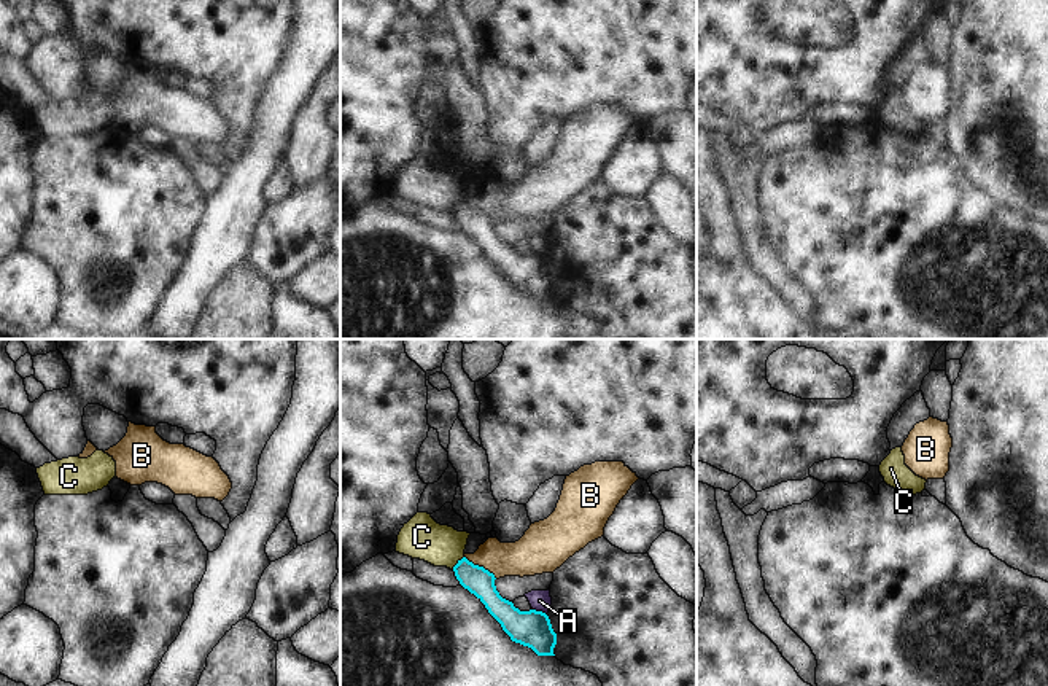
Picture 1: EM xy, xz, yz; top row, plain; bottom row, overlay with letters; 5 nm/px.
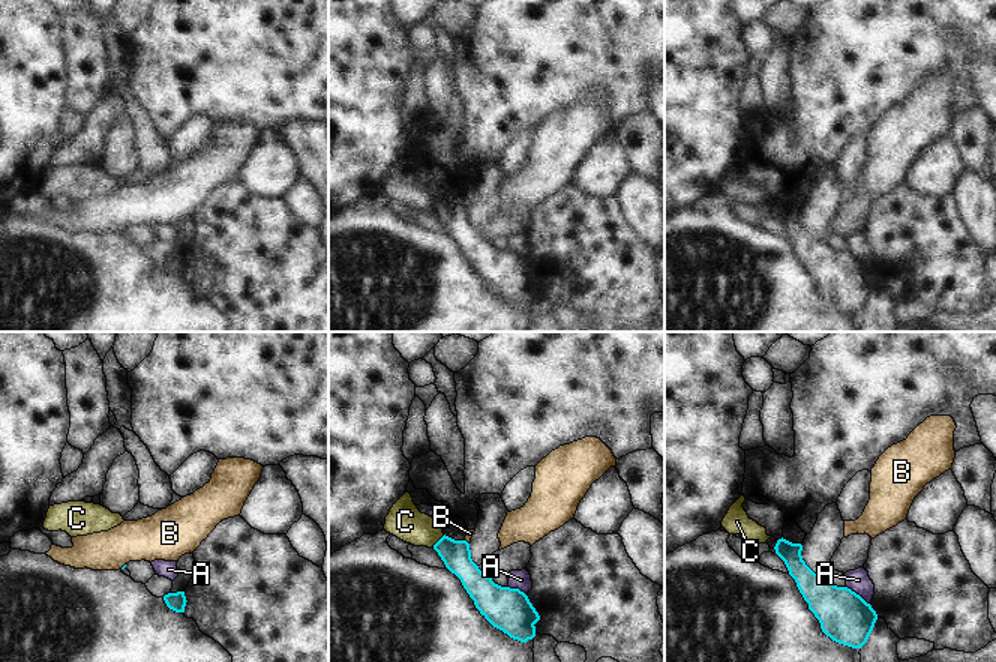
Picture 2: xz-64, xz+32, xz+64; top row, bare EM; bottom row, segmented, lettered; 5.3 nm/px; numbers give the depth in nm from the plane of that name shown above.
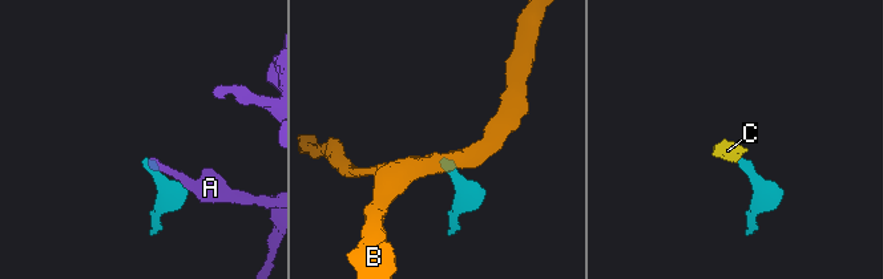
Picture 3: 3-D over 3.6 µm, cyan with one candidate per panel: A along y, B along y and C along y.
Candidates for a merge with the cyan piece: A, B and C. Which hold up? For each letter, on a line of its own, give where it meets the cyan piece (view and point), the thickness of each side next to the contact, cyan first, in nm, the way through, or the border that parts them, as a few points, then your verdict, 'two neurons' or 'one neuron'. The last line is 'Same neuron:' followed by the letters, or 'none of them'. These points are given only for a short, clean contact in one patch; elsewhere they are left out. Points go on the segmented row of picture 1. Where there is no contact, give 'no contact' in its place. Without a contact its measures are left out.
A: xz (539, 611) | 190/110 nm | along xz (533, 608), (546, 615) | two neurons
B: xz (481, 567) | 140/200 nm | along xz (465, 556), (496, 578) | two neurons
C: xz (458, 562) | 140/220 nm | along xz (463, 556), (452, 569) | two neurons
Same neuron: none of them

